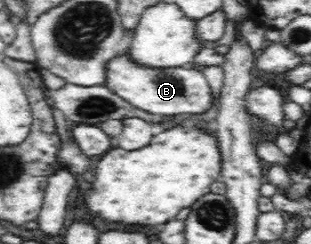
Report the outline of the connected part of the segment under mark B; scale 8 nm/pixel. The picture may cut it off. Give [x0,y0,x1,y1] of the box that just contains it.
[106,53,215,116]

